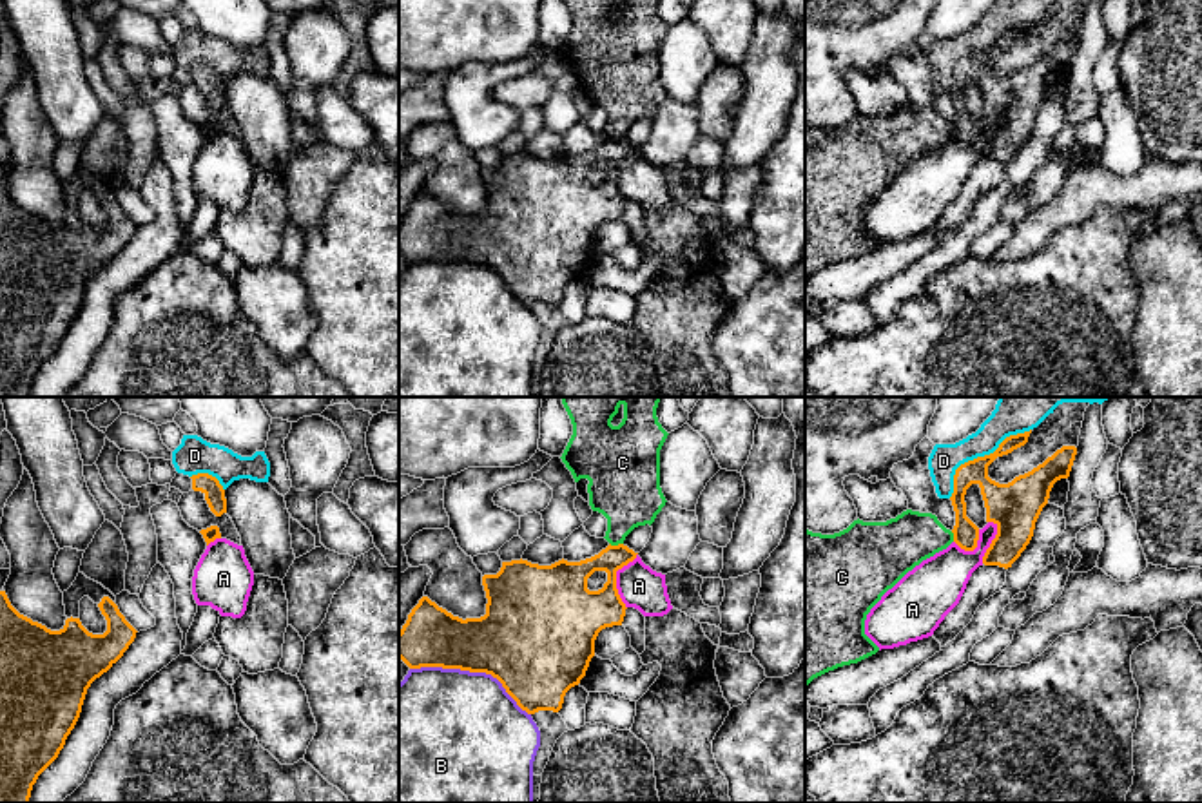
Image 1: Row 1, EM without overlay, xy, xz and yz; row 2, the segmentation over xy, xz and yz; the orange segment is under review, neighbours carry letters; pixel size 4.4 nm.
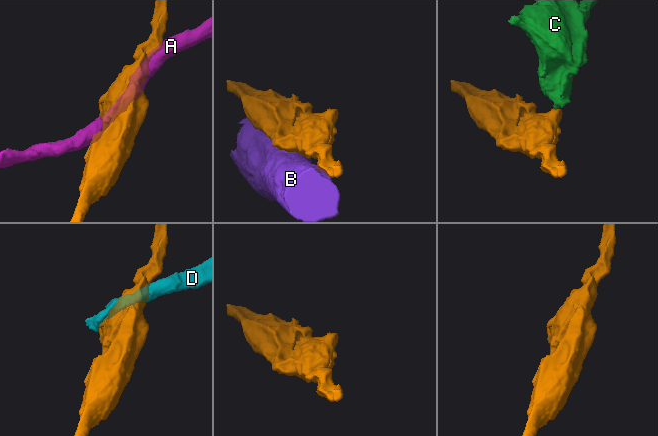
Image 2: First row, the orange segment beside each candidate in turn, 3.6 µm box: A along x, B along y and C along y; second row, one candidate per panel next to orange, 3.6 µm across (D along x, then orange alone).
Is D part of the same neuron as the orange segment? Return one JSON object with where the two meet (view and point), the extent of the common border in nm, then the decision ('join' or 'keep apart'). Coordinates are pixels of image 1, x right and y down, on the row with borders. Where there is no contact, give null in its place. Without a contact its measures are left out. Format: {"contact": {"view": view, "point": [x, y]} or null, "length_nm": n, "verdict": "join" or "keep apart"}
{"contact": {"view": "yz", "point": [979, 457]}, "length_nm": 480, "verdict": "keep apart"}

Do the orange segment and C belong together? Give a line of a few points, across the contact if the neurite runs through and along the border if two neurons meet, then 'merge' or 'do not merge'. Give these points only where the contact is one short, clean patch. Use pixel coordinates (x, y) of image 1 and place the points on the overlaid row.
line xz (610, 542), (622, 544); do not merge

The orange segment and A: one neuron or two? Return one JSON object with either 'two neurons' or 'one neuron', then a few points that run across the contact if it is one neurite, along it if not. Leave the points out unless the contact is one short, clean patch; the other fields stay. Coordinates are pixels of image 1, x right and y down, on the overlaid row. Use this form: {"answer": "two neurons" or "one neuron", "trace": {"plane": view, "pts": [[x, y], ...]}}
{"answer": "two neurons", "trace": {"plane": "xz", "pts": [[637, 553], [617, 571], [617, 593], [626, 608]]}}

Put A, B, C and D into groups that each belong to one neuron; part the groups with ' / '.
A / B / C D

